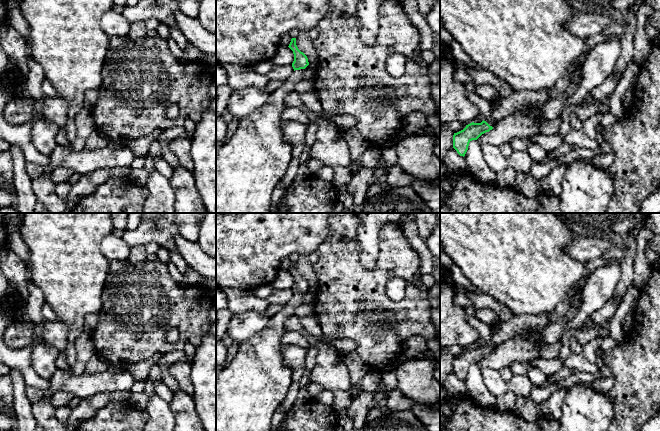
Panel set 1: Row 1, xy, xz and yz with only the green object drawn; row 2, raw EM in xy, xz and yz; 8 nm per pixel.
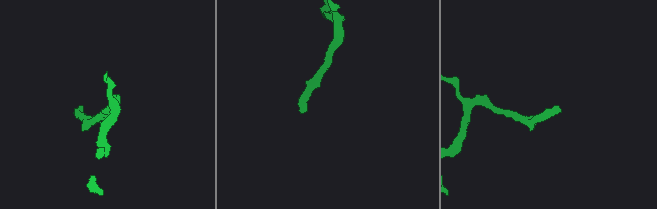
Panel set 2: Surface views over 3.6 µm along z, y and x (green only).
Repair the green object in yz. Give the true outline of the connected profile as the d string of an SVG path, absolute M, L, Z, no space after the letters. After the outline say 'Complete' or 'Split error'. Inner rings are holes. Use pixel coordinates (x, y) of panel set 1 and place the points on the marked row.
M486 121L481 123L470 123L466 127L453 135L453 148L460 156L465 156L469 143L472 140L477 140L482 134L489 132L493 127Z. Complete

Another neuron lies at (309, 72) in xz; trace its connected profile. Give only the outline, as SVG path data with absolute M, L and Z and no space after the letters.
M309 64L304 69L304 74L303 74L302 80L313 81L314 82L316 70L317 70L316 67Z

